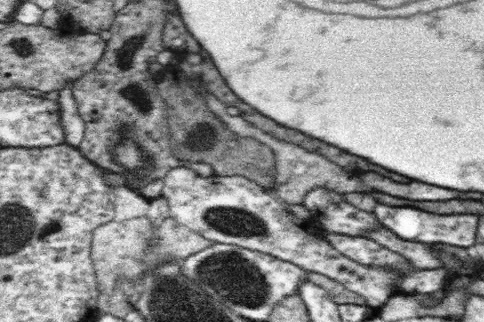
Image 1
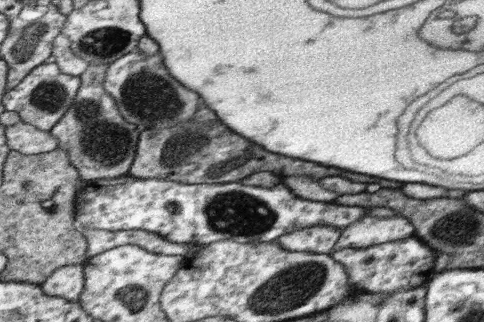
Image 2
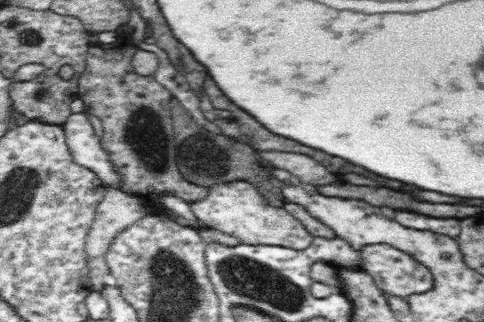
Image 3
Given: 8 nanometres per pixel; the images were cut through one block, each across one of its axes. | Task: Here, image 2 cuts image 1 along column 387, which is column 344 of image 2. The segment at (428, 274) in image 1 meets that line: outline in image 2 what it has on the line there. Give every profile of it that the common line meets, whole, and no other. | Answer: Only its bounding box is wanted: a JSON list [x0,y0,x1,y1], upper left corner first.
[329,236,433,294]

